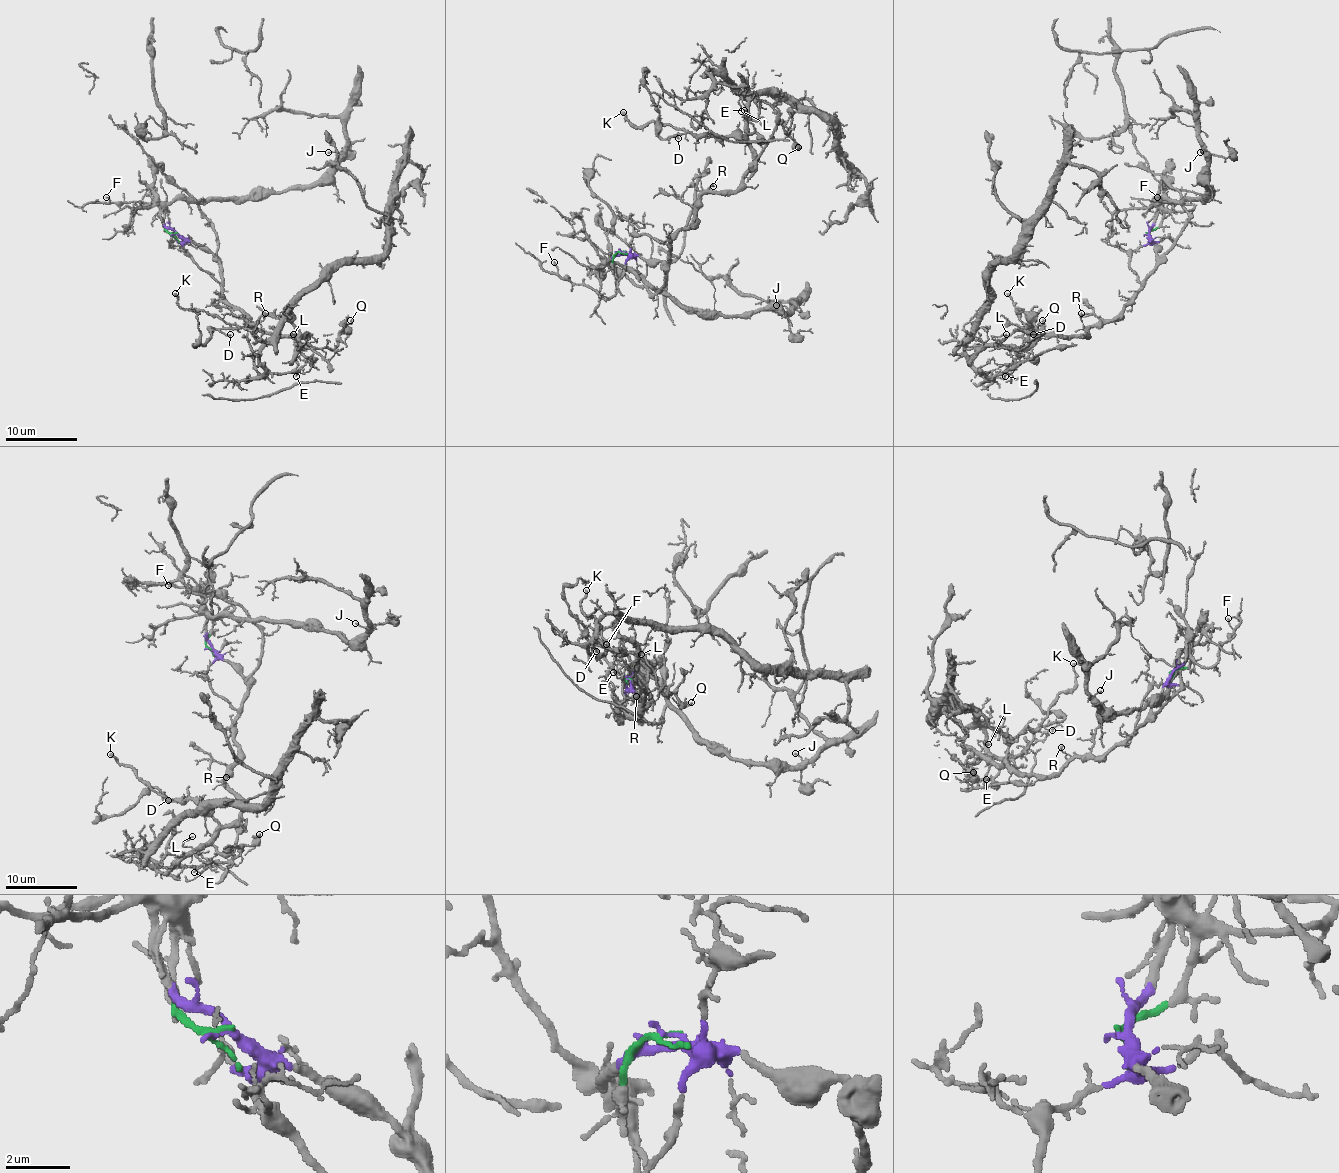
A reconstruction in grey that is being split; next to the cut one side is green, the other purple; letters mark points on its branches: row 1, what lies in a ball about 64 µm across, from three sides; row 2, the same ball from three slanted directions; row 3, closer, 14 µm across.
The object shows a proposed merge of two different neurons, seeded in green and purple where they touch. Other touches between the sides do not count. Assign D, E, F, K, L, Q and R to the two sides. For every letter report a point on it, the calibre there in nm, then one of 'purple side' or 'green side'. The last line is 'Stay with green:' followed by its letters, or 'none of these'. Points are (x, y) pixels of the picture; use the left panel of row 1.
D: place (230, 334); calibre 130 nm; purple side
E: place (296, 376); calibre 110 nm; purple side
F: place (106, 197); calibre 120 nm; green side
K: place (175, 293); calibre 240 nm; purple side
L: place (293, 334); calibre 90 nm; purple side
Q: place (350, 320); calibre 150 nm; purple side
R: place (265, 313); calibre 170 nm; purple side
Stay with green: F

